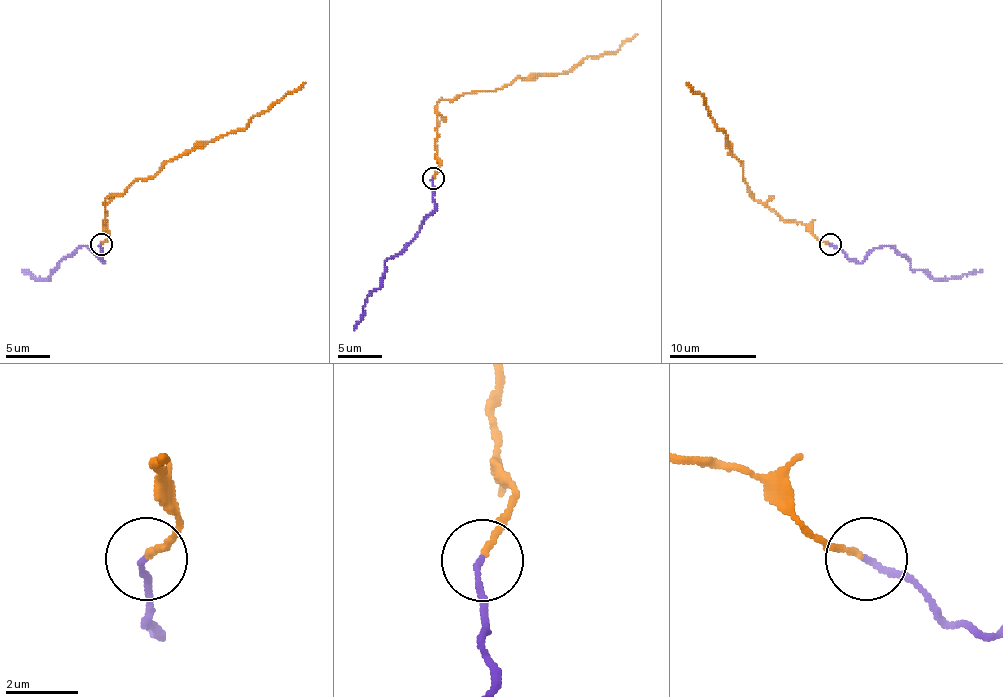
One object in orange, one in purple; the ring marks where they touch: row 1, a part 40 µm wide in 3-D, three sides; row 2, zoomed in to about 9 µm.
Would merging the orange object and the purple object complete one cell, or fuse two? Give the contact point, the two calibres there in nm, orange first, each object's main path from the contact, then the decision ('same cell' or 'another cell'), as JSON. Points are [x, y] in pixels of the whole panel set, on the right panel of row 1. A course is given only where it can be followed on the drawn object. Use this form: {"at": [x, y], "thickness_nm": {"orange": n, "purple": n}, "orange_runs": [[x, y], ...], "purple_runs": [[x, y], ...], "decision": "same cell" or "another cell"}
{"at": [830, 244], "thickness_nm": {"orange": 160, "purple": 160}, "orange_runs": [[830, 244], [799, 222], [782, 220], [751, 196], [743, 165], [708, 115], [706, 100], [686, 82]], "purple_runs": [[830, 244], [860, 263], [875, 248], [893, 246], [912, 270], [925, 270], [934, 278], [949, 278], [982, 270]], "decision": "same cell"}

